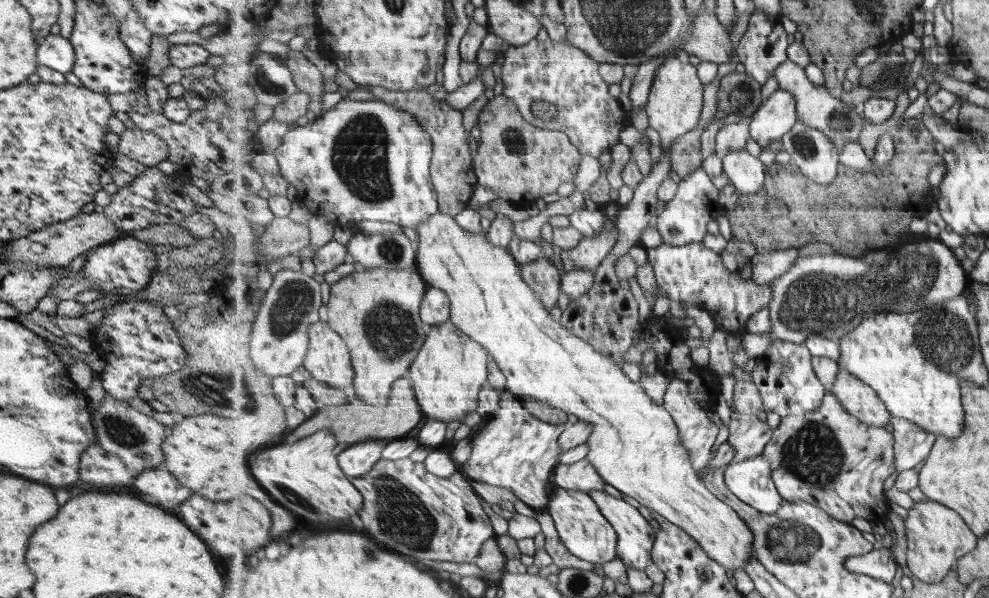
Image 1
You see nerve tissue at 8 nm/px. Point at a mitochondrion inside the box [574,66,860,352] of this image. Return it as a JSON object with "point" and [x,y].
{"point":[840,123]}

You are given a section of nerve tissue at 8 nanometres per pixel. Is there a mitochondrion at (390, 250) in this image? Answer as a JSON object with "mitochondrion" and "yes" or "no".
{"mitochondrion":"yes"}

